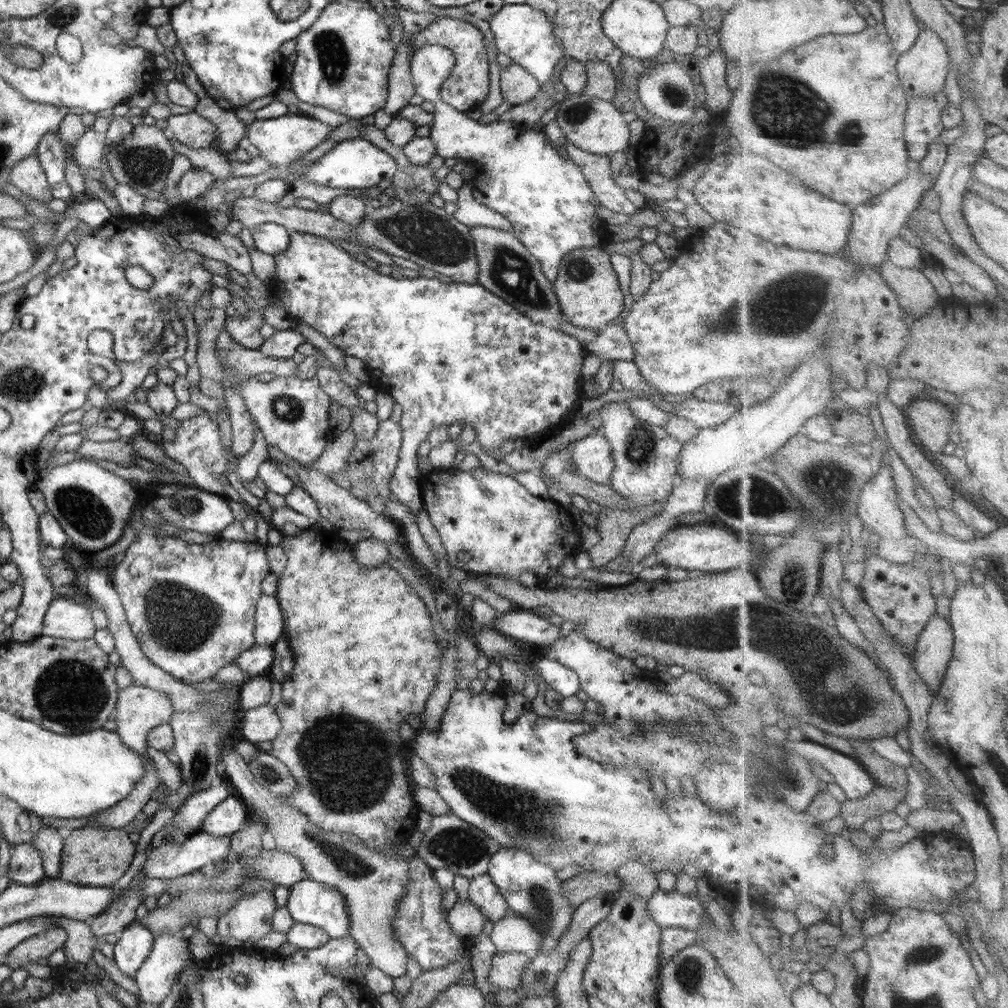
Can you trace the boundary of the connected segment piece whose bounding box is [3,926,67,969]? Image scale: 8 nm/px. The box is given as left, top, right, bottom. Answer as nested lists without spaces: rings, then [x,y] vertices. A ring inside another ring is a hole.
[[[60,926],[48,929],[46,933],[32,936],[13,948],[4,959],[4,966],[19,969],[27,962],[38,961],[39,958],[47,958],[52,952],[62,949],[67,940],[67,933]]]

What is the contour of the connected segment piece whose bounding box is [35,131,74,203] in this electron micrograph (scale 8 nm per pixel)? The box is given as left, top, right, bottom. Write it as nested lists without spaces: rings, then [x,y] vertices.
[[[50,131],[41,136],[35,155],[44,169],[44,174],[50,186],[53,198],[61,198],[70,202],[74,196],[65,179],[65,164],[67,163],[65,146],[60,140],[59,131]]]

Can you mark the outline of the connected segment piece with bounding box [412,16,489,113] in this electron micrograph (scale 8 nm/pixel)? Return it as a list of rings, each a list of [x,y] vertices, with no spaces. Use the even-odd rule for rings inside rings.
[[[436,17],[436,20],[420,29],[420,32],[416,32],[416,36],[412,36],[413,51],[427,45],[437,45],[453,52],[454,68],[441,84],[439,92],[443,102],[464,113],[474,107],[480,107],[488,95],[489,88],[489,62],[484,33],[466,20]]]

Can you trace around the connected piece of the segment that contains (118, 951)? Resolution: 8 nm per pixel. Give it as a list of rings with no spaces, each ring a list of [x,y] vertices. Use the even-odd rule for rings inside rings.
[[[130,924],[126,928],[118,942],[114,944],[115,965],[127,976],[132,977],[139,970],[140,965],[148,958],[155,936],[144,928],[142,924]]]

